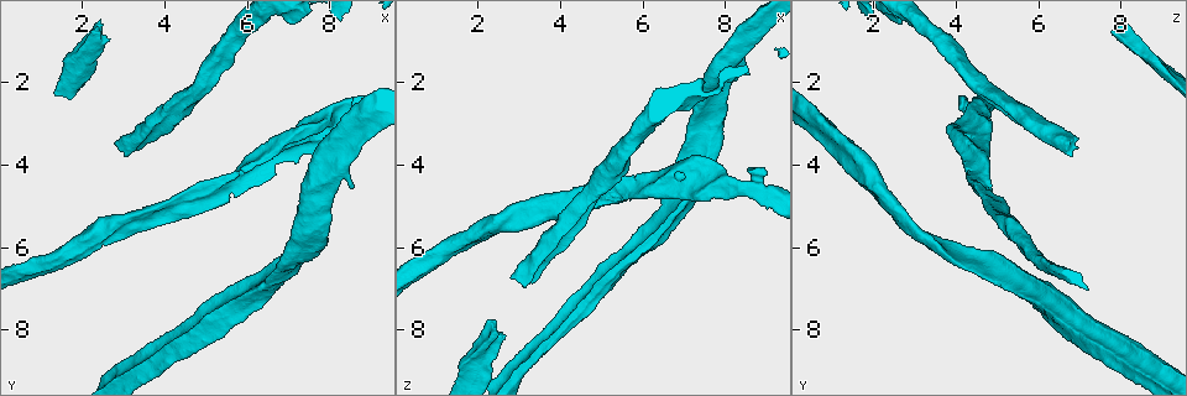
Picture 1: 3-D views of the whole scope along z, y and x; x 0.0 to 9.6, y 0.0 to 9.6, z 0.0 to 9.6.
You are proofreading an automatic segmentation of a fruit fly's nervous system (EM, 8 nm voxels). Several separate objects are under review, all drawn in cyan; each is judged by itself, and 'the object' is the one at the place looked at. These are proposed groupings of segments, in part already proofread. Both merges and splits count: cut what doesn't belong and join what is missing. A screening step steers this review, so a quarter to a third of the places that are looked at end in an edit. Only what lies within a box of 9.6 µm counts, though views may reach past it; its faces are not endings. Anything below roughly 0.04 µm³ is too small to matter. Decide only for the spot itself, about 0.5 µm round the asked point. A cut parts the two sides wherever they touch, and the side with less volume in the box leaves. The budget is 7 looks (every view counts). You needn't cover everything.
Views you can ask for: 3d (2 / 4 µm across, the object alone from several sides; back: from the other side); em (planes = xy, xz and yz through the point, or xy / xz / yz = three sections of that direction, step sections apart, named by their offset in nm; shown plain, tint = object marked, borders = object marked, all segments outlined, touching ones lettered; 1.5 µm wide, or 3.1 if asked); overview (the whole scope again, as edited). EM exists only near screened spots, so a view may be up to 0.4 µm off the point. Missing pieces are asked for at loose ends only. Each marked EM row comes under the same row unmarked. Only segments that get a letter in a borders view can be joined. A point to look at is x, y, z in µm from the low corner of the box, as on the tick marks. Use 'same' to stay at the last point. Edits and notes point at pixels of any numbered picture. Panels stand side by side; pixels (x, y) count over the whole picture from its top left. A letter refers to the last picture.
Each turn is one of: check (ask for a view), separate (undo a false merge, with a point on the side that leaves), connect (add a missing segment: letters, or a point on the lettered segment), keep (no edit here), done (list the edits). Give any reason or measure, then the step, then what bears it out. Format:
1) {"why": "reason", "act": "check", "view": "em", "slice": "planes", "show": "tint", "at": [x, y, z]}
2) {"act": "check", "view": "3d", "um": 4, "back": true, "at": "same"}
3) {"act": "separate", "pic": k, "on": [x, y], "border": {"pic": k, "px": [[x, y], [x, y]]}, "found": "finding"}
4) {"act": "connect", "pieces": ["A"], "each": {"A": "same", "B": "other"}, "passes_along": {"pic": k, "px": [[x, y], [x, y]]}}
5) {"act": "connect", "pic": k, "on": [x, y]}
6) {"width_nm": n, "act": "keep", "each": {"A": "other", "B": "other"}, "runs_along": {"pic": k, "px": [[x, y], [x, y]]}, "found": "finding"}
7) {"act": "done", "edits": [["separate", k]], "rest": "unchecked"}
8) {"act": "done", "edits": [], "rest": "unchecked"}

{"why": "thick end", "act": "check", "view": "3d", "um": 4, "at": [3.00, 3.85, 6.75]}

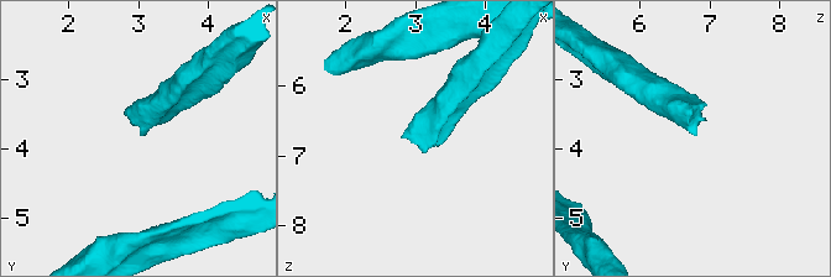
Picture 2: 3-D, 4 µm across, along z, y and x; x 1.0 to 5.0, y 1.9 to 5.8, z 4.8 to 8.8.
{"act": "check", "view": "em", "slice": "xy", "step": 8, "show": "tint", "at": [3.05, 3.85, 6.80]}

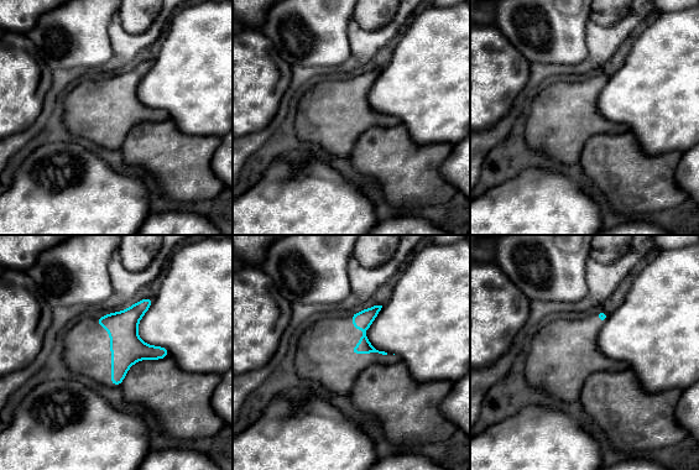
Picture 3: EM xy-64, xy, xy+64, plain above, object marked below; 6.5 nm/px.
{"act": "check", "view": "em", "slice": "xy", "step": 8, "show": "borders", "at": "same"}

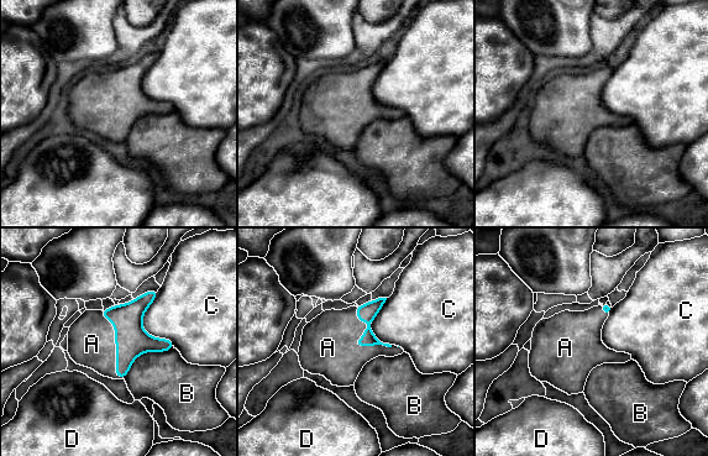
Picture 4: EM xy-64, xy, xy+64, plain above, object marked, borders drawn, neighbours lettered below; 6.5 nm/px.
{"act": "connect", "pieces": ["A"], "each": {"A": "same", "B": "other", "C": "other", "D": "other"}, "found": "it goes on there"}

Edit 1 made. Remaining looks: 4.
{"why": "redraw", "act": "check", "view": "overview"}

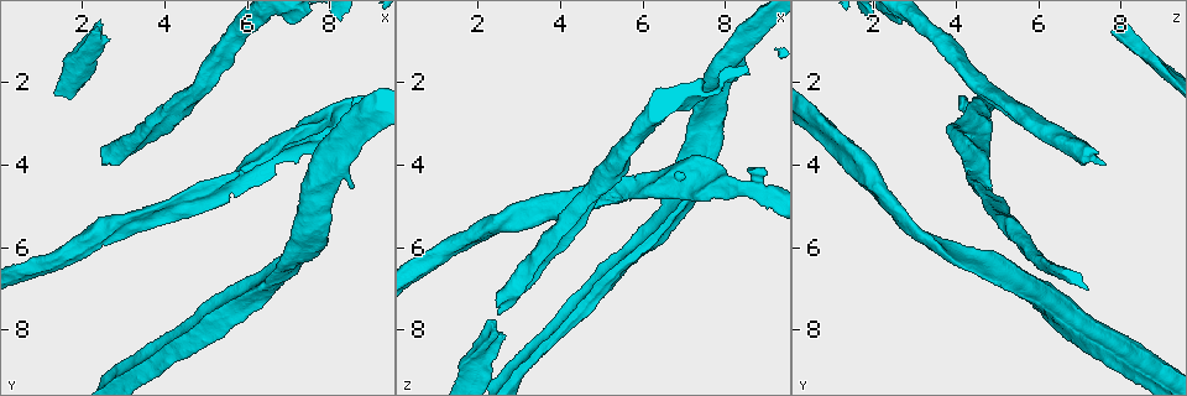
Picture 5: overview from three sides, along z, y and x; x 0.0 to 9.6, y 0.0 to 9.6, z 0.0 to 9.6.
{"why": "an open end", "act": "check", "view": "3d", "um": 4, "at": [2.80, 5.30, 4.95]}

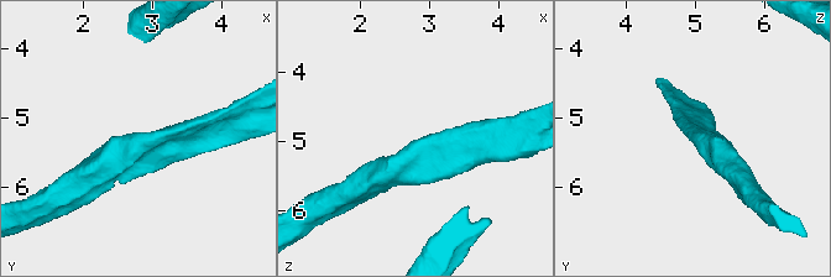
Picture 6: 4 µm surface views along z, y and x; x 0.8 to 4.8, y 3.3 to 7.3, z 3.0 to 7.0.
{"arm_widths_nm": [280, 320], "act": "check", "view": "em", "slice": "planes", "show": "borders", "at": [2.80, 5.30, 5.00]}

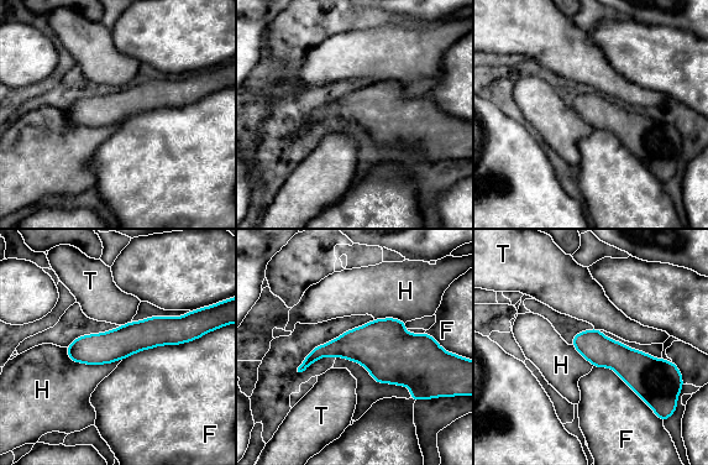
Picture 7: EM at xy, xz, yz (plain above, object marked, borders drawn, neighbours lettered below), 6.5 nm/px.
{"act": "keep", "each": {"F": "other", "H": "other", "T": "other"}, "border": {"pic": 7, "px": [[66, 348], [74, 361], [121, 359]]}, "found": "none of them fits"}

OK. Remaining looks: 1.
{"act": "done", "edits": [["connect", 4]], "rest": "unchecked"}

